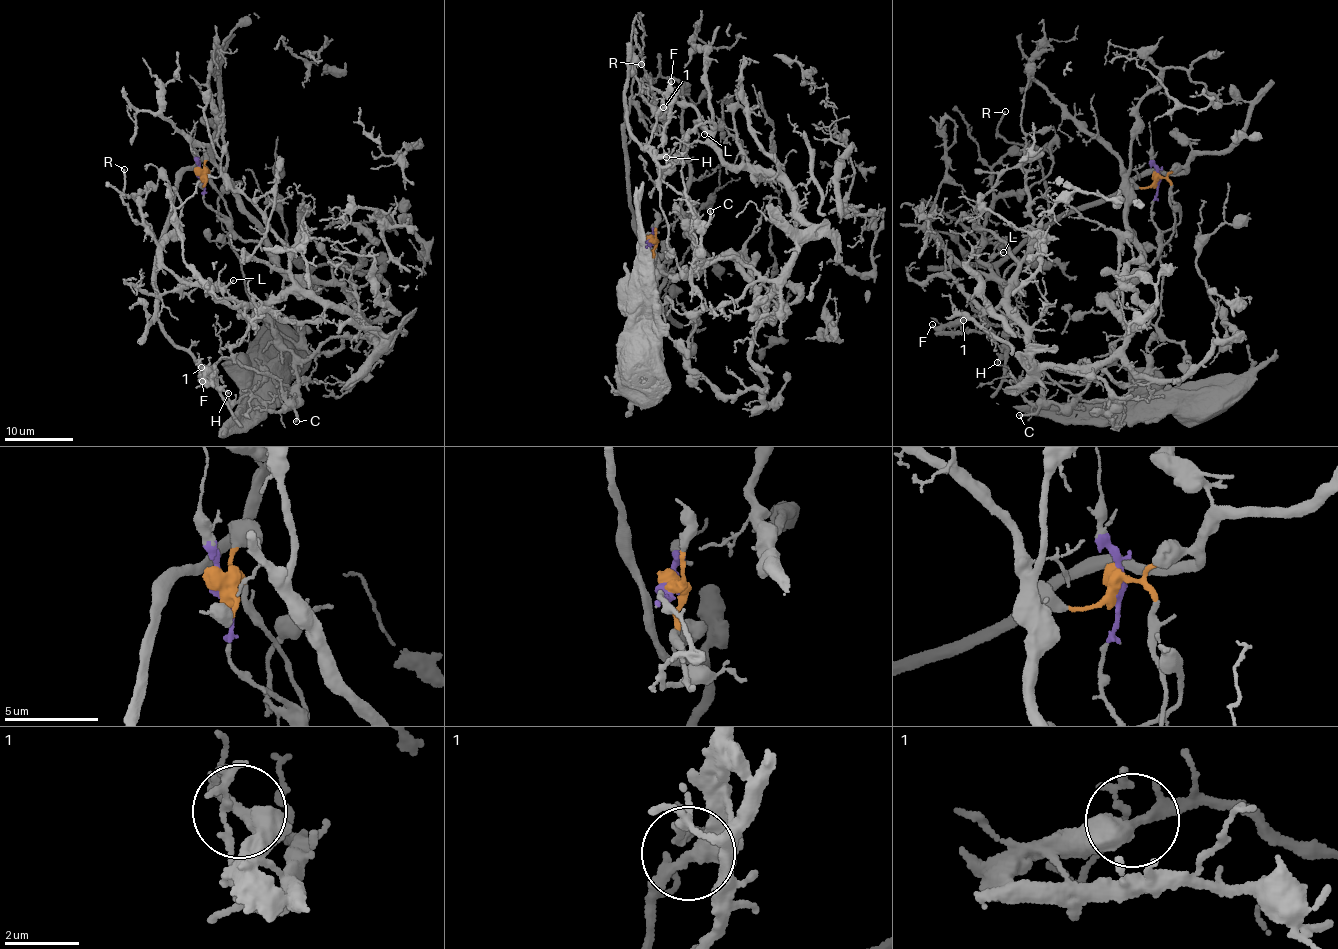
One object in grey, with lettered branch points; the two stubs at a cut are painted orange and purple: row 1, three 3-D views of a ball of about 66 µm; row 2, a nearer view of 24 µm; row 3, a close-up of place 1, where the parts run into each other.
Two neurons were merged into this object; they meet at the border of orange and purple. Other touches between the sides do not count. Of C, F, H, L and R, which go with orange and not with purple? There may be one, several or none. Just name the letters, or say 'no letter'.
C, F, H, R

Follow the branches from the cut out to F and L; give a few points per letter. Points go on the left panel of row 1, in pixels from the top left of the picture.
F: (200, 175), (207, 153), (178, 177), (151, 283), (158, 323), (168, 340), (200, 361), (202, 381)
L: (200, 174), (240, 237), (270, 244), (291, 276), (336, 284), (383, 338), (303, 293), (224, 297), (232, 280)

